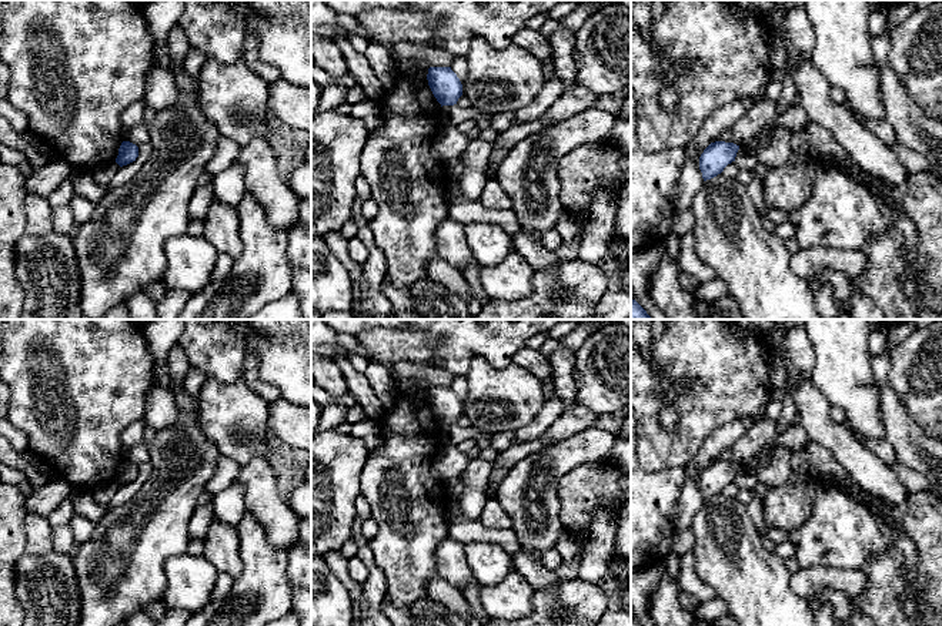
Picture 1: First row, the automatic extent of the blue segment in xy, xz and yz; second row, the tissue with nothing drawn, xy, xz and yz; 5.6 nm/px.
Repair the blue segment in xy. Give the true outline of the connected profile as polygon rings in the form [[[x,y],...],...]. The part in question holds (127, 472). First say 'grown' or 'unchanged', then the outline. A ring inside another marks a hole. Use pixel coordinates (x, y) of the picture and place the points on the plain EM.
unchanged; [[[123,461],[118,468],[118,475],[116,478],[116,482],[123,486],[127,485],[138,476],[138,466],[130,461]]]

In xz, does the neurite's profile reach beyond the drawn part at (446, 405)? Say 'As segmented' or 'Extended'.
As segmented

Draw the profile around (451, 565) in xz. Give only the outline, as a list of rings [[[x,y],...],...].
[[[451,538],[442,540],[438,546],[435,562],[437,573],[457,589],[461,590],[464,586],[475,582],[465,560],[465,545]]]

